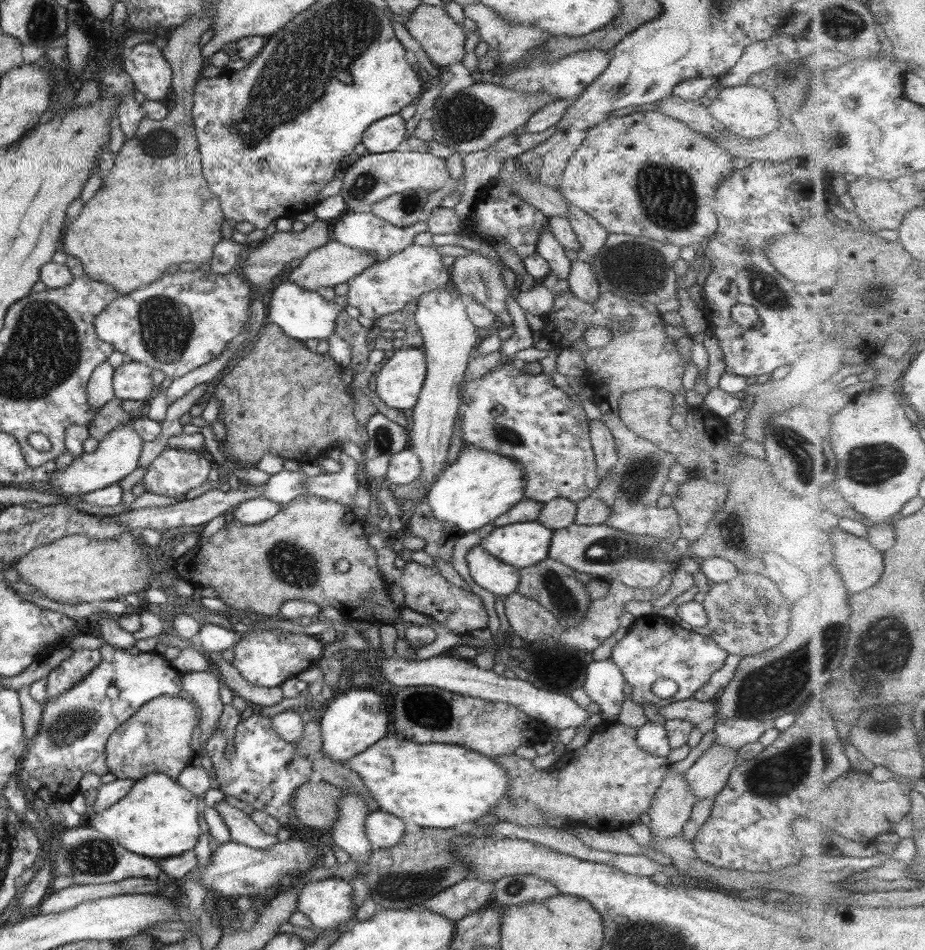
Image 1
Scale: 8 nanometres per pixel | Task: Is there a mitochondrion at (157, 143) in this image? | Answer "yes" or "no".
yes

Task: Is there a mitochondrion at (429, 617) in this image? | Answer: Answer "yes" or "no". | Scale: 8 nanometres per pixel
no

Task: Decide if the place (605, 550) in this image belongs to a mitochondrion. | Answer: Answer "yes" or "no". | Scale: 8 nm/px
yes

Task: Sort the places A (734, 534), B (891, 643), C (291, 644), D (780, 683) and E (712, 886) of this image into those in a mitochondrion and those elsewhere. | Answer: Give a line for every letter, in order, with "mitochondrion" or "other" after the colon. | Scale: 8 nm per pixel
A: mitochondrion
B: mitochondrion
C: other
D: mitochondrion
E: other

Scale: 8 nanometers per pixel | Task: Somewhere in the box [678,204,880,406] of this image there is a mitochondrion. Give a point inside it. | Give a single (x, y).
(764, 289)

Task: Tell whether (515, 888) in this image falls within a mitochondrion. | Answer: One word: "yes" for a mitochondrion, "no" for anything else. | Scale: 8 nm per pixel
yes

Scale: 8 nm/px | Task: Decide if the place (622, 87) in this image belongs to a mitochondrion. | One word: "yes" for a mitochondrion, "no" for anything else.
yes

